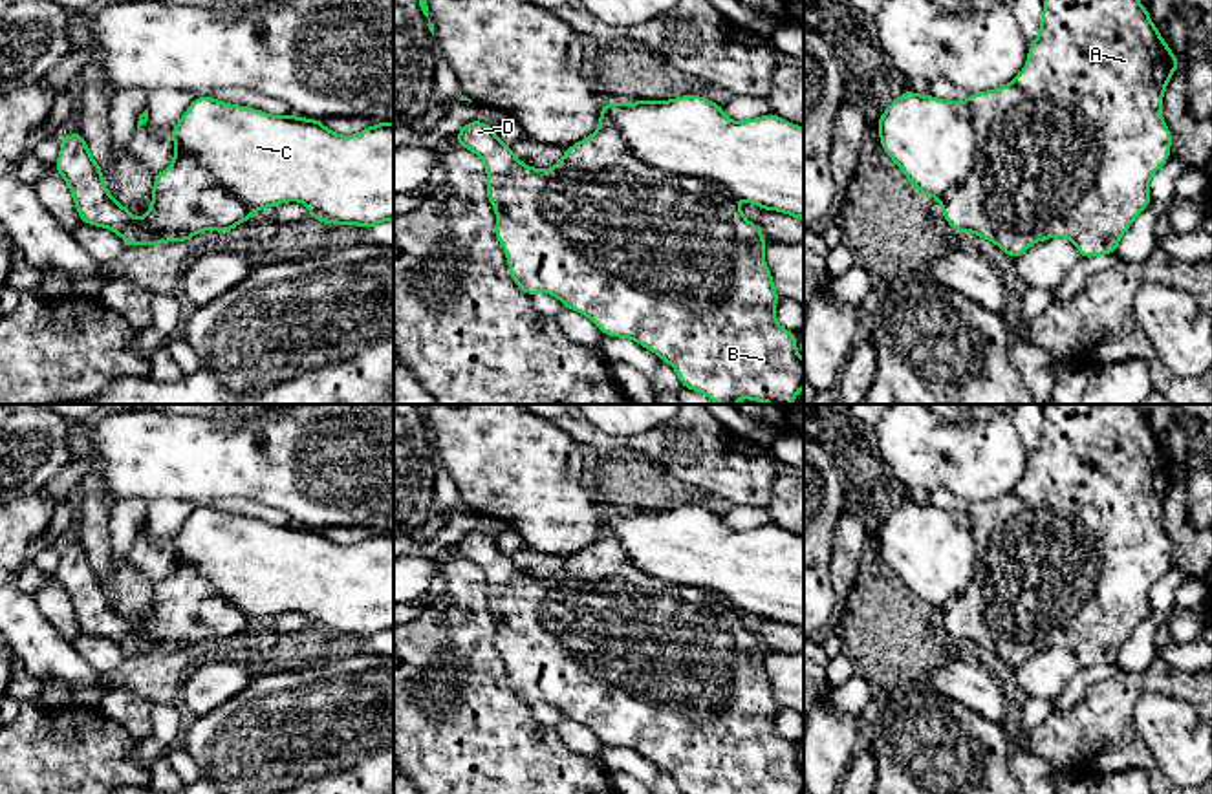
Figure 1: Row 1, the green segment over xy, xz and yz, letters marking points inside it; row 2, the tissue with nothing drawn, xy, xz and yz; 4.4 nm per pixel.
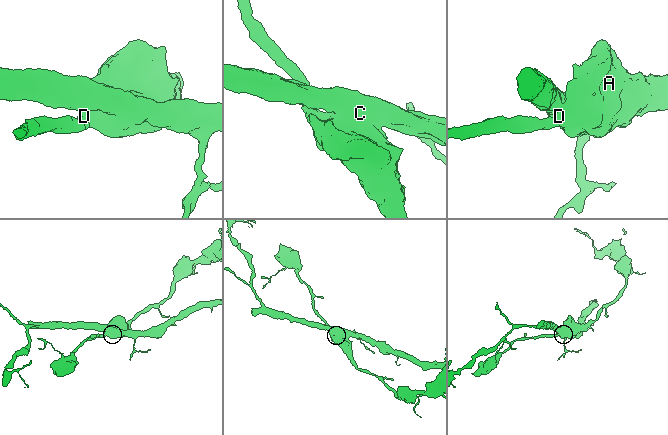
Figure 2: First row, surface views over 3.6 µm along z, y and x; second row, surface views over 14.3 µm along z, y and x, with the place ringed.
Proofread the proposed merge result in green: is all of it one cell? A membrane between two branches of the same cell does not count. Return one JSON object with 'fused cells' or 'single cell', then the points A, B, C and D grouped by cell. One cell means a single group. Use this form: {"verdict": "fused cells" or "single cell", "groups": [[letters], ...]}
{"verdict": "fused cells", "groups": [["A", "B", "D"], ["C"]]}

